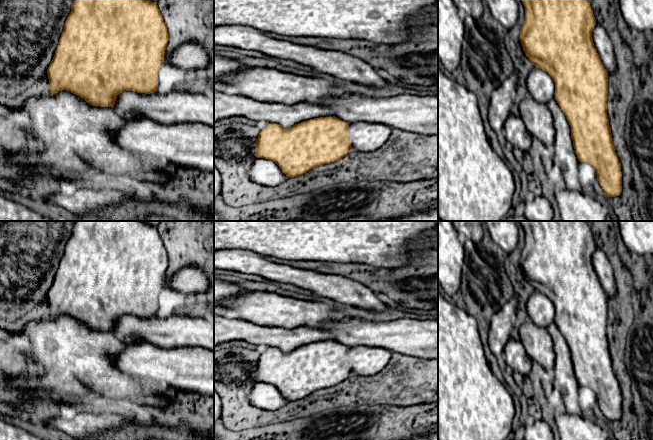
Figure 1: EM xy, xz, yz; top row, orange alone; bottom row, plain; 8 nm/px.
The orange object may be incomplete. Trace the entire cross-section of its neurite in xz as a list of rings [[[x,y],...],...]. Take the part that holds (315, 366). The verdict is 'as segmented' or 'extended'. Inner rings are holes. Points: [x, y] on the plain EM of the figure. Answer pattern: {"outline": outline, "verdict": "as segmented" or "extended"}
{"outline": [[[339,342],[310,343],[284,353],[268,347],[258,359],[255,380],[275,386],[288,402],[336,386],[352,373],[373,376],[389,363],[392,352],[371,346],[347,347]]], "verdict": "extended"}

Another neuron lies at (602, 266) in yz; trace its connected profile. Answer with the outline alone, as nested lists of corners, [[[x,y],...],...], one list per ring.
[[[596,247],[593,253],[592,263],[607,297],[609,298],[614,296],[616,292],[616,285],[614,282],[613,267],[606,254],[598,247]]]

